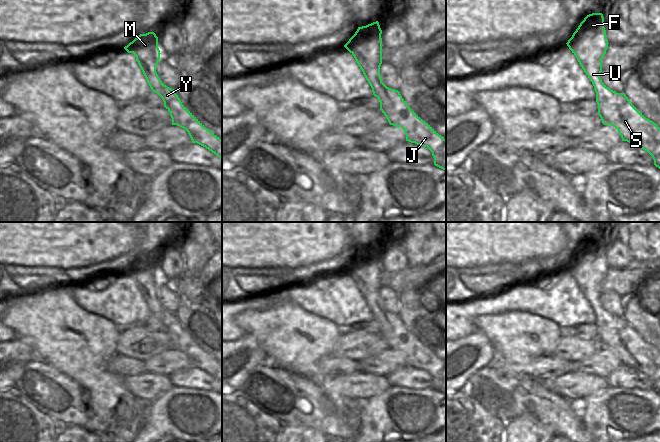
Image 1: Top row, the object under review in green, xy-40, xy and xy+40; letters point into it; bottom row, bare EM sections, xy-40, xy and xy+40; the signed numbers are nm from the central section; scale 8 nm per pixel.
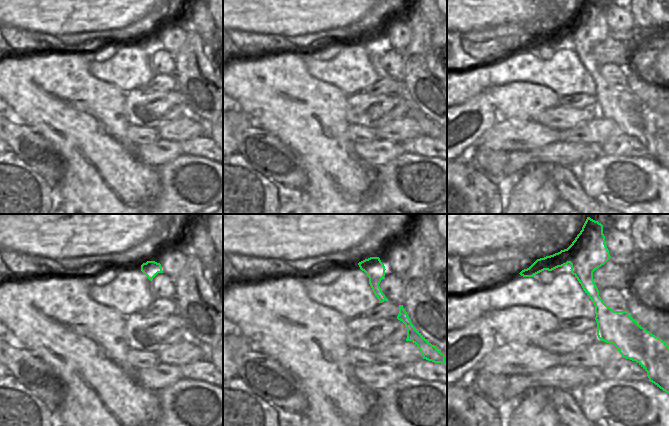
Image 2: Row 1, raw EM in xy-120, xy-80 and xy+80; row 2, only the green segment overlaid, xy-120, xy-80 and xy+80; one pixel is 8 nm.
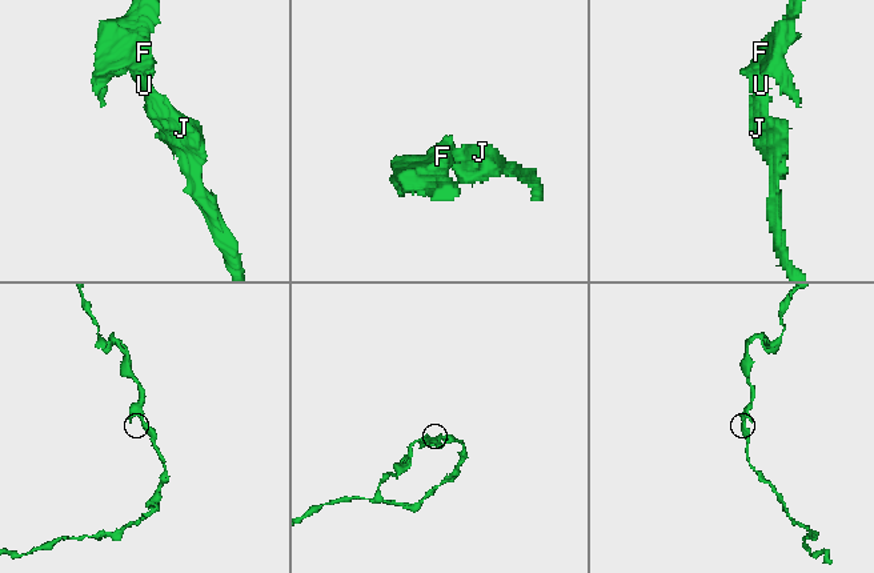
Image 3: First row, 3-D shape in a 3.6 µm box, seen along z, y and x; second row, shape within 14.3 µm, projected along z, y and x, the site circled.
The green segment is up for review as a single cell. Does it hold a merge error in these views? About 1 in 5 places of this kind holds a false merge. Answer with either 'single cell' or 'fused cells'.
single cell

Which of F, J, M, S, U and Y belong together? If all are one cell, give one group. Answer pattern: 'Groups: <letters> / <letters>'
Groups: F J M S U Y.

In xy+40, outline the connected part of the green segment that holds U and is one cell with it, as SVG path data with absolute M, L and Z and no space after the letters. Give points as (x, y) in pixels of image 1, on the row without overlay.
M603 238L587 239L566 268L594 310L602 347L615 351L622 365L647 375L660 393L660 351L647 343L624 317L609 313L600 302L602 282L609 268Z

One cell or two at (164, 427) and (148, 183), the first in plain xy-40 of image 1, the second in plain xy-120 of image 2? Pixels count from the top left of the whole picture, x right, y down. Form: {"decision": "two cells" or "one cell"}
{"decision": "two cells"}

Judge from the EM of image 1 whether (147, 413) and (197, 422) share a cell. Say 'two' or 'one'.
one

